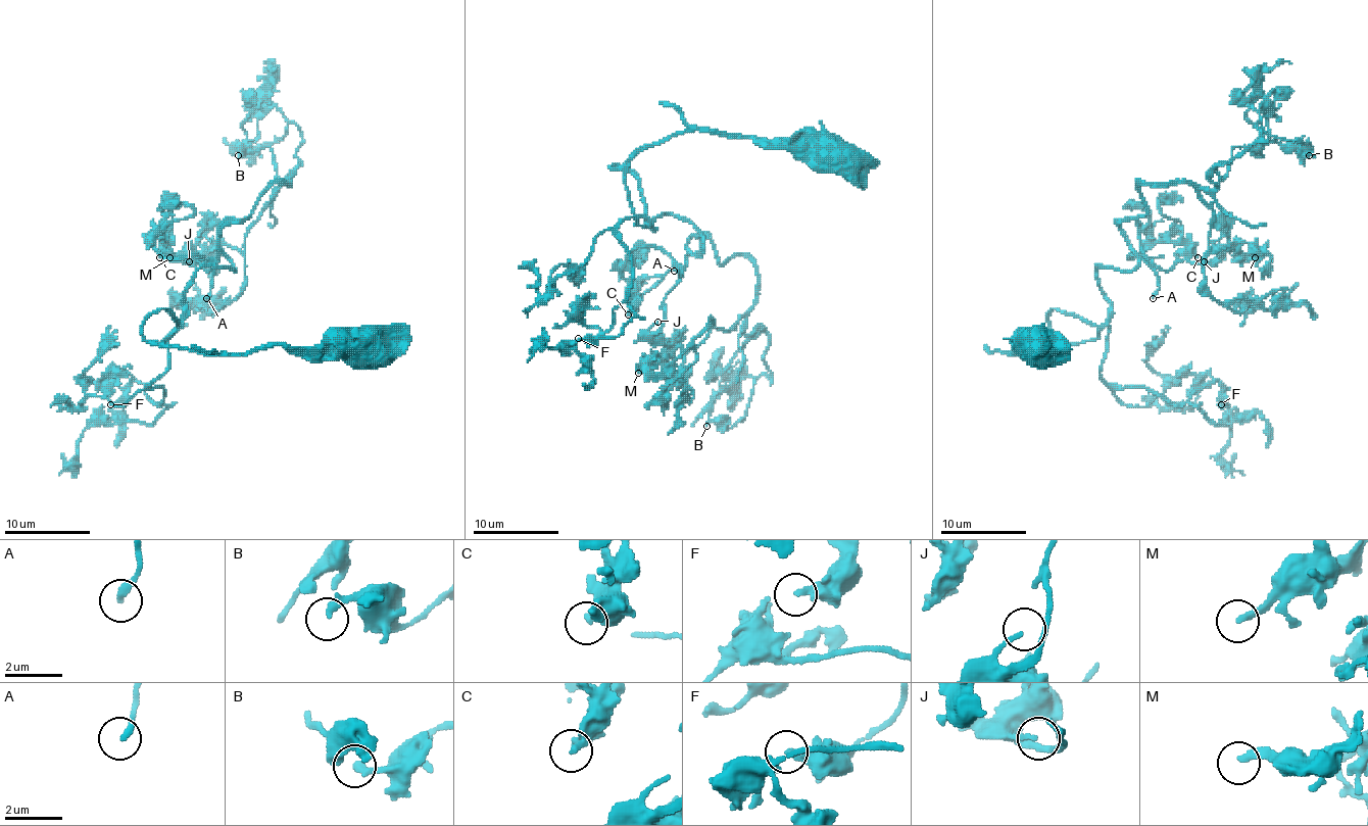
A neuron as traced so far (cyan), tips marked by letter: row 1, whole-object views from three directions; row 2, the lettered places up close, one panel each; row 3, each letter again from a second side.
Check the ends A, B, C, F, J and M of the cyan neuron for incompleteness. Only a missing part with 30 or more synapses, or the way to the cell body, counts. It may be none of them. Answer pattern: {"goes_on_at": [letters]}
{"goes_on_at": ["A"]}

